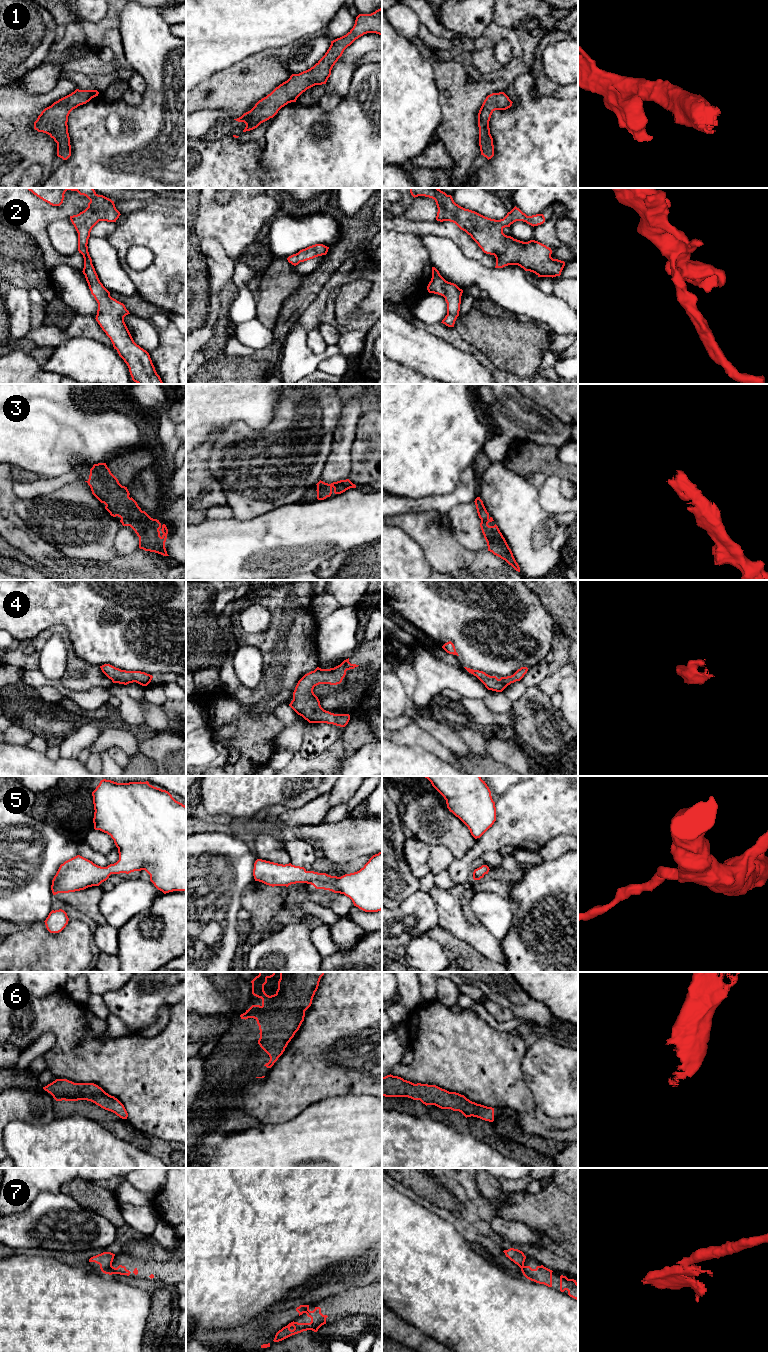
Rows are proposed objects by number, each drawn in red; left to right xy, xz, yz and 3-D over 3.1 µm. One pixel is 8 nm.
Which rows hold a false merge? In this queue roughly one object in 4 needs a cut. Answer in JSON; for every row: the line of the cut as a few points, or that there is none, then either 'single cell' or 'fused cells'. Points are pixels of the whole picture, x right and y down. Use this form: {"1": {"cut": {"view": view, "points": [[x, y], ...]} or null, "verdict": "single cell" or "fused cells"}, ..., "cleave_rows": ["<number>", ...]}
{"1": {"cut": null, "verdict": "single cell"}, "2": {"cut": null, "verdict": "single cell"}, "3": {"cut": null, "verdict": "single cell"}, "4": {"cut": null, "verdict": "single cell"}, "5": {"cut": null, "verdict": "single cell"}, "6": {"cut": null, "verdict": "single cell"}, "7": {"cut": {"view": "xy", "points": [[111, 1265], [107, 1273]]}, "verdict": "fused cells"}, "cleave_rows": ["7"]}

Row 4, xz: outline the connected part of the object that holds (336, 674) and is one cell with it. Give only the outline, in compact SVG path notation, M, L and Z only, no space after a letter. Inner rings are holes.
M348 658L334 668L321 669L317 667L298 681L293 692L293 700L289 706L309 723L327 723L345 727L350 720L350 715L334 714L324 710L313 689L319 684L340 684L346 675L346 671L358 666L351 664Z

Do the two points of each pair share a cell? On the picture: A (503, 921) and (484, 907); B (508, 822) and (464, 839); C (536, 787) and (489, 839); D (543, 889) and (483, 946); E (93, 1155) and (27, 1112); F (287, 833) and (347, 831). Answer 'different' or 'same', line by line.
A: same
B: different
C: same
D: different
E: different
F: same

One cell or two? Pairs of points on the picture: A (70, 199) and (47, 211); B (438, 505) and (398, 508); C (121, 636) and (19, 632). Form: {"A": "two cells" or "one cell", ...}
{"A": "one cell", "B": "one cell", "C": "one cell"}

